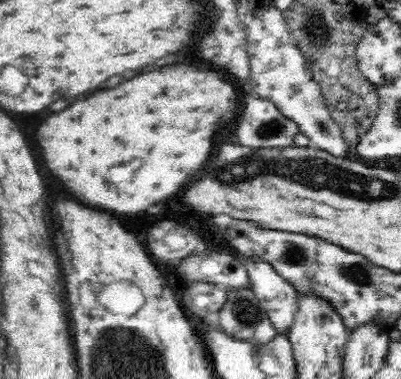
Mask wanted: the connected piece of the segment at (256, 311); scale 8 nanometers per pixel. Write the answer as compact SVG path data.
M250 288L228 289L228 300L218 316L218 327L222 331L236 340L242 339L249 346L265 344L278 335L276 327L272 325Z

